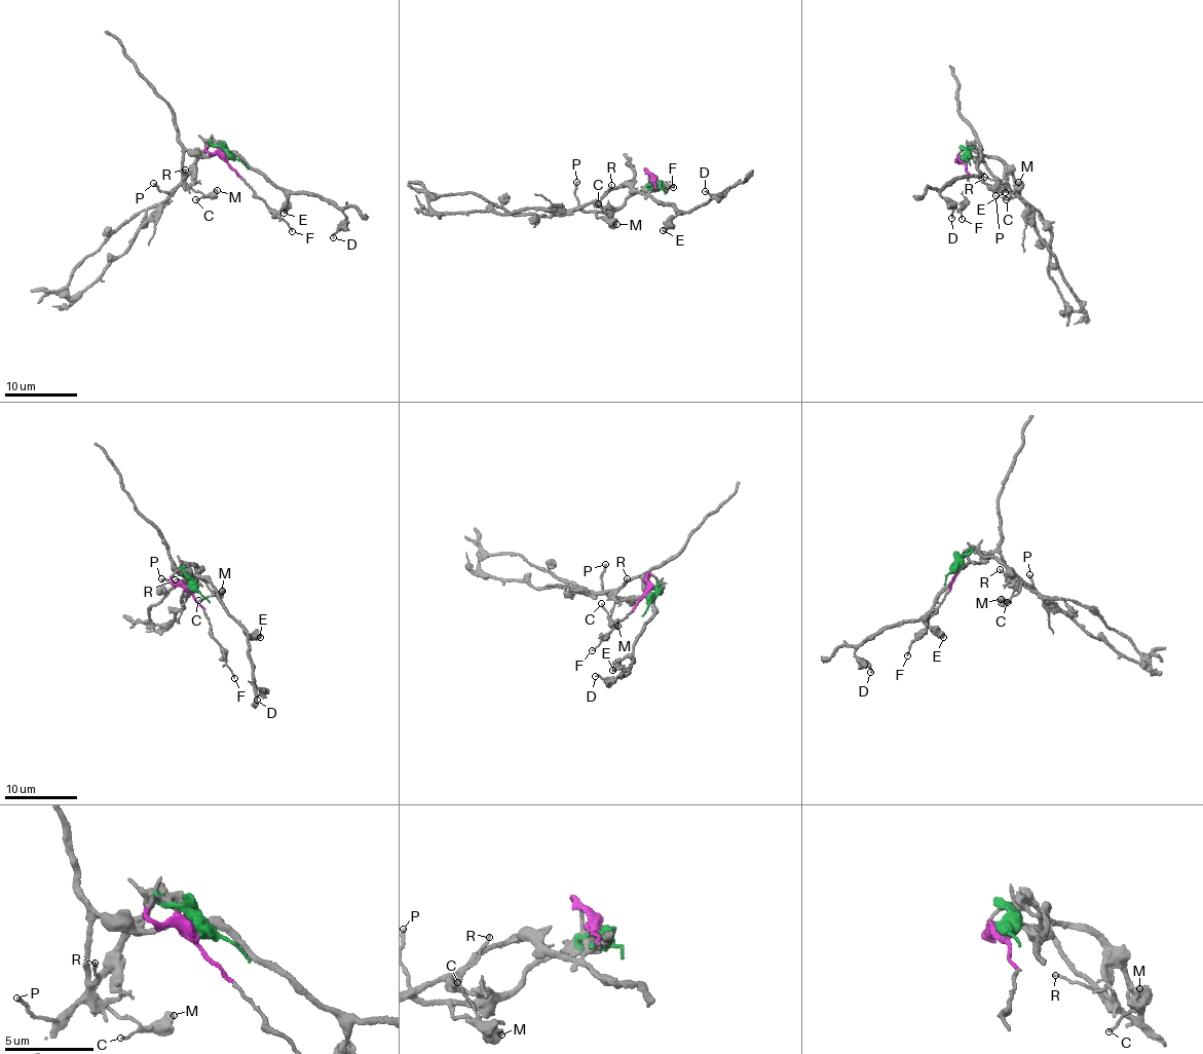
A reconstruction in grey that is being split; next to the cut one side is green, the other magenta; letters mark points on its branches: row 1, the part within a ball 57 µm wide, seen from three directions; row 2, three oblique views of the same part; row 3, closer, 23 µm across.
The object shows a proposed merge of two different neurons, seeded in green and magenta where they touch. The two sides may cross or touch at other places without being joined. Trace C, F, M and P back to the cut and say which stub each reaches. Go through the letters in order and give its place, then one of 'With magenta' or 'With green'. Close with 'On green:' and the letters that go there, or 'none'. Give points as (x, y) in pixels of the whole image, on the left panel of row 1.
C: Place: (195, 199). With green
F: Place: (292, 231). With magenta
M: Place: (217, 190). With green
P: Place: (153, 183). With green
On green: C, M, P

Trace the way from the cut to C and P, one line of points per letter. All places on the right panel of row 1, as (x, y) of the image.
C: (964, 158), (967, 150), (973, 148), (1003, 164), (1017, 184), (1018, 190), (1011, 192), (1007, 199)
P: (964, 158), (967, 150), (975, 150), (1005, 165), (1018, 188), (1015, 196), (1004, 199), (997, 195)

